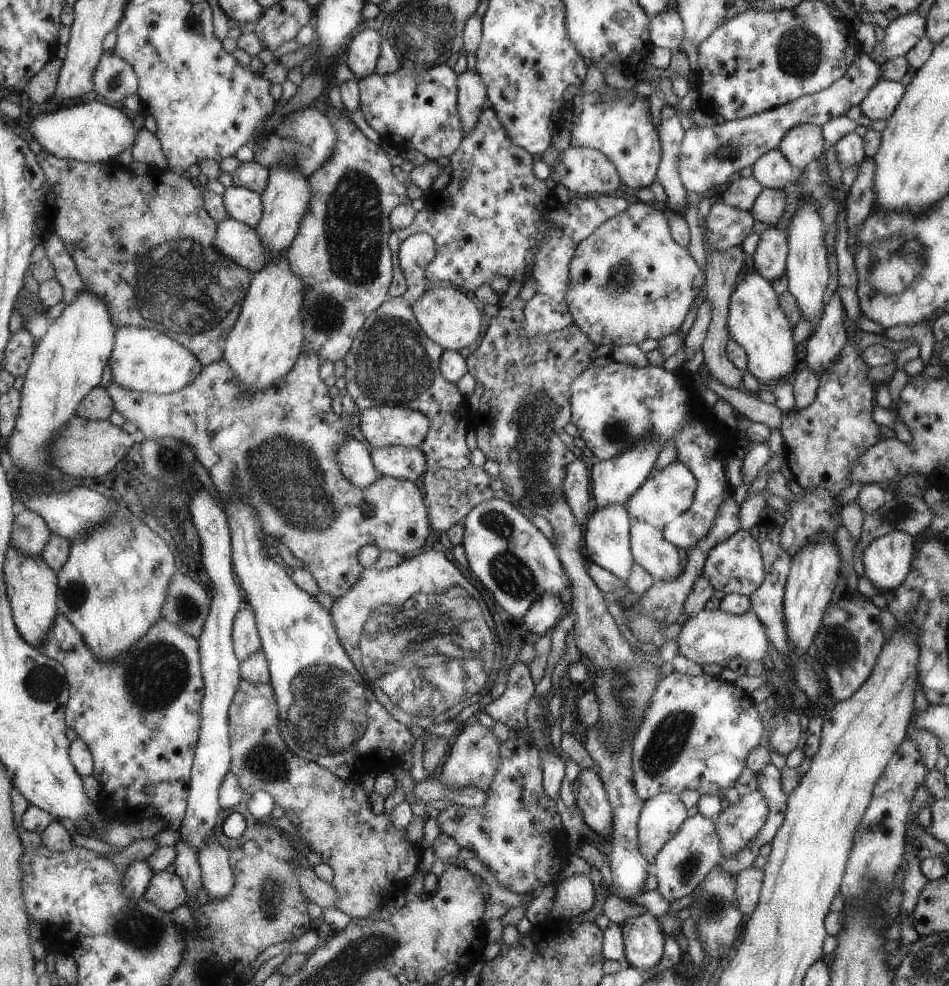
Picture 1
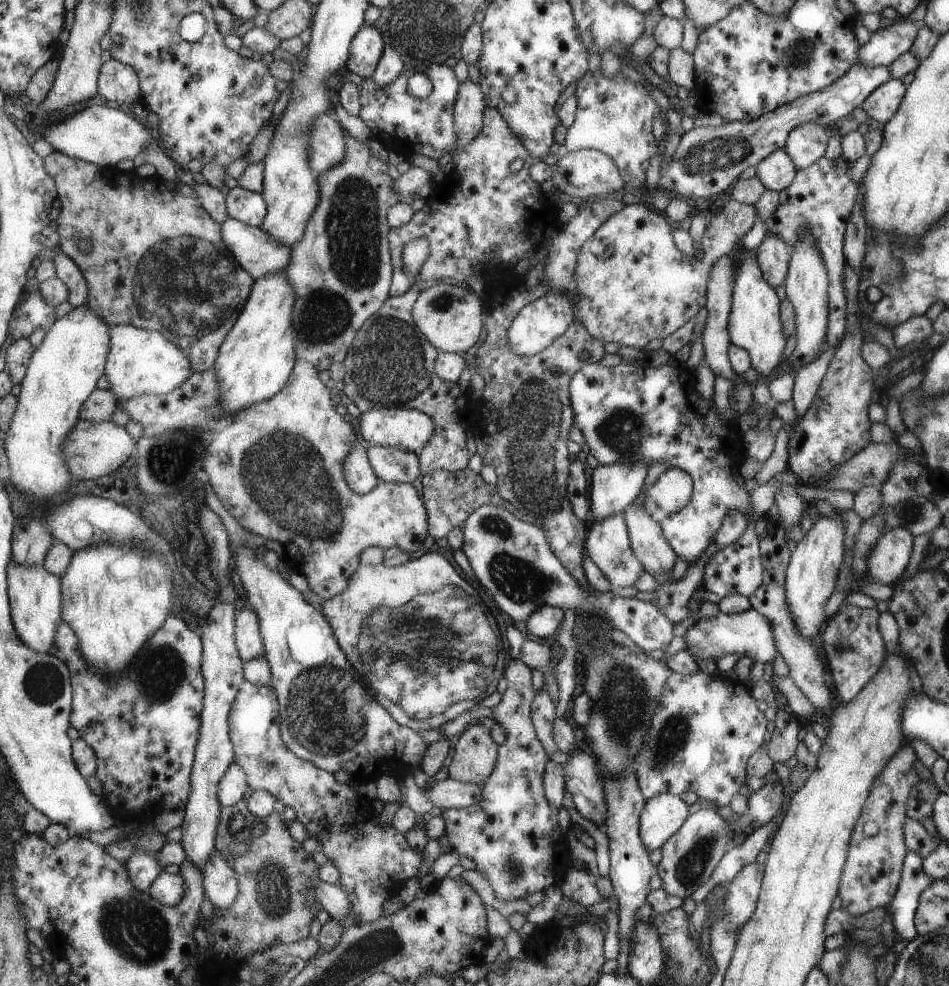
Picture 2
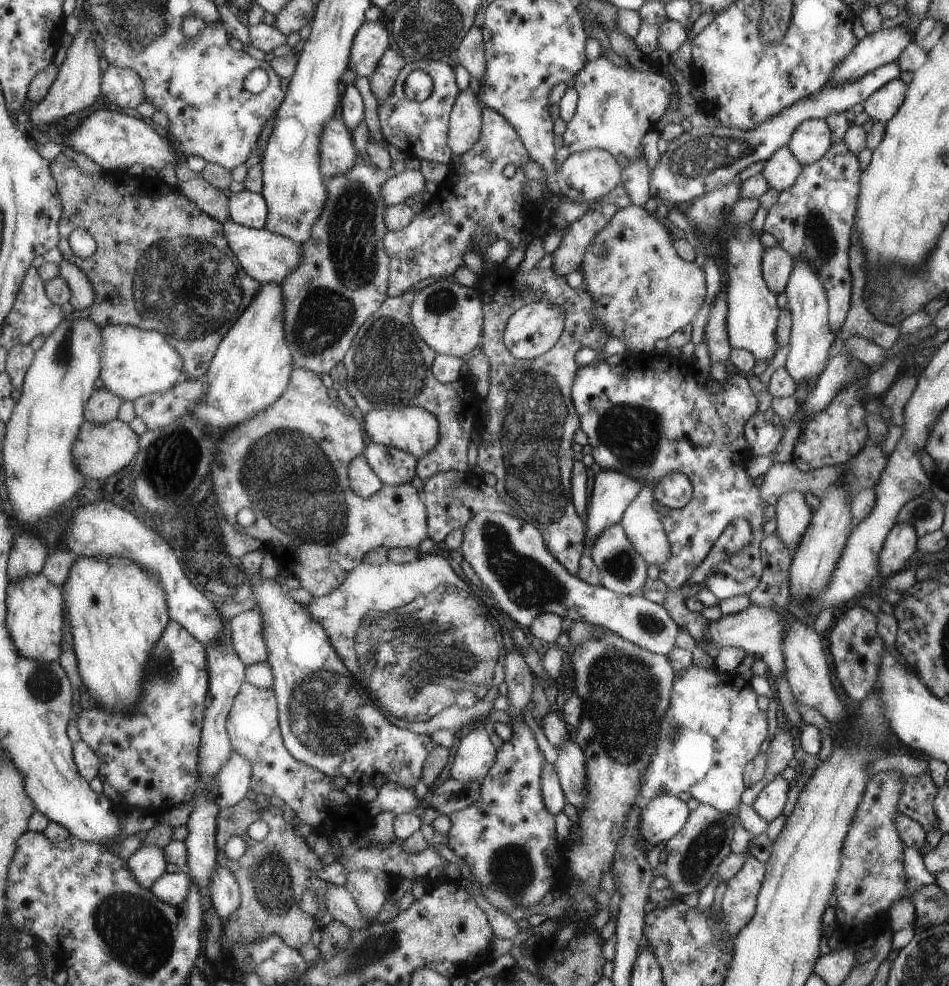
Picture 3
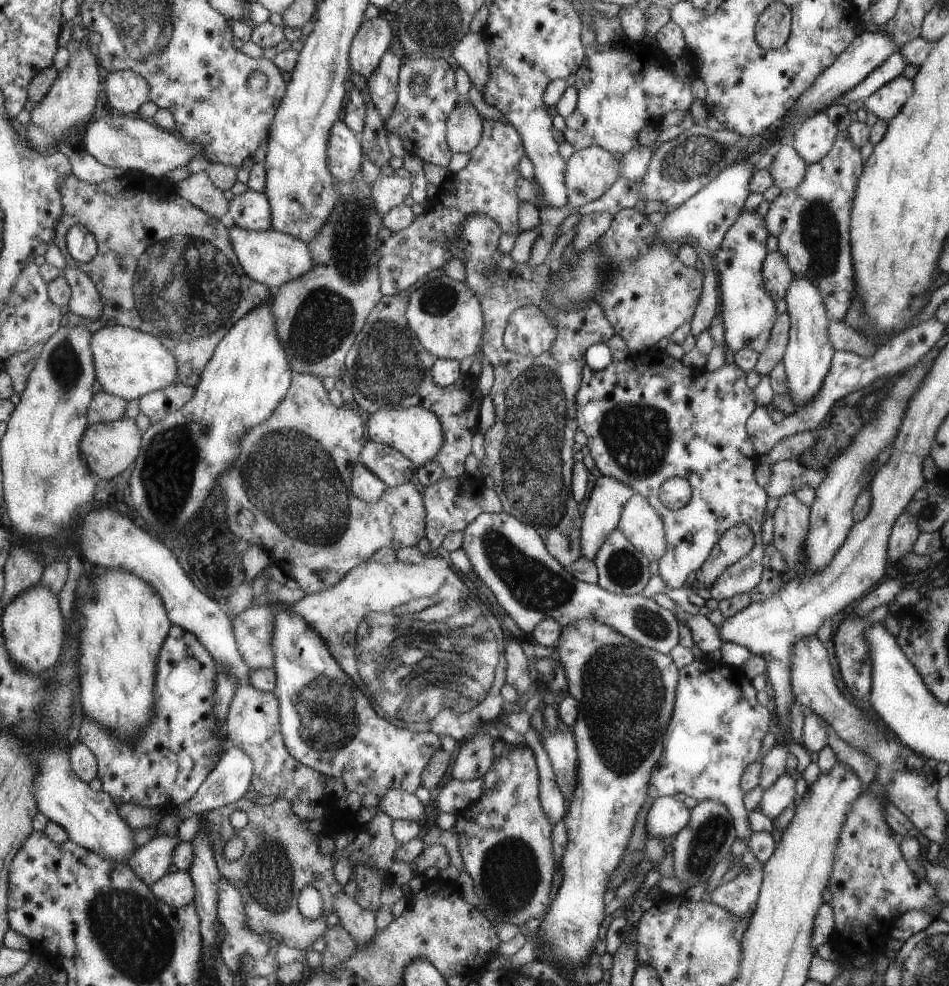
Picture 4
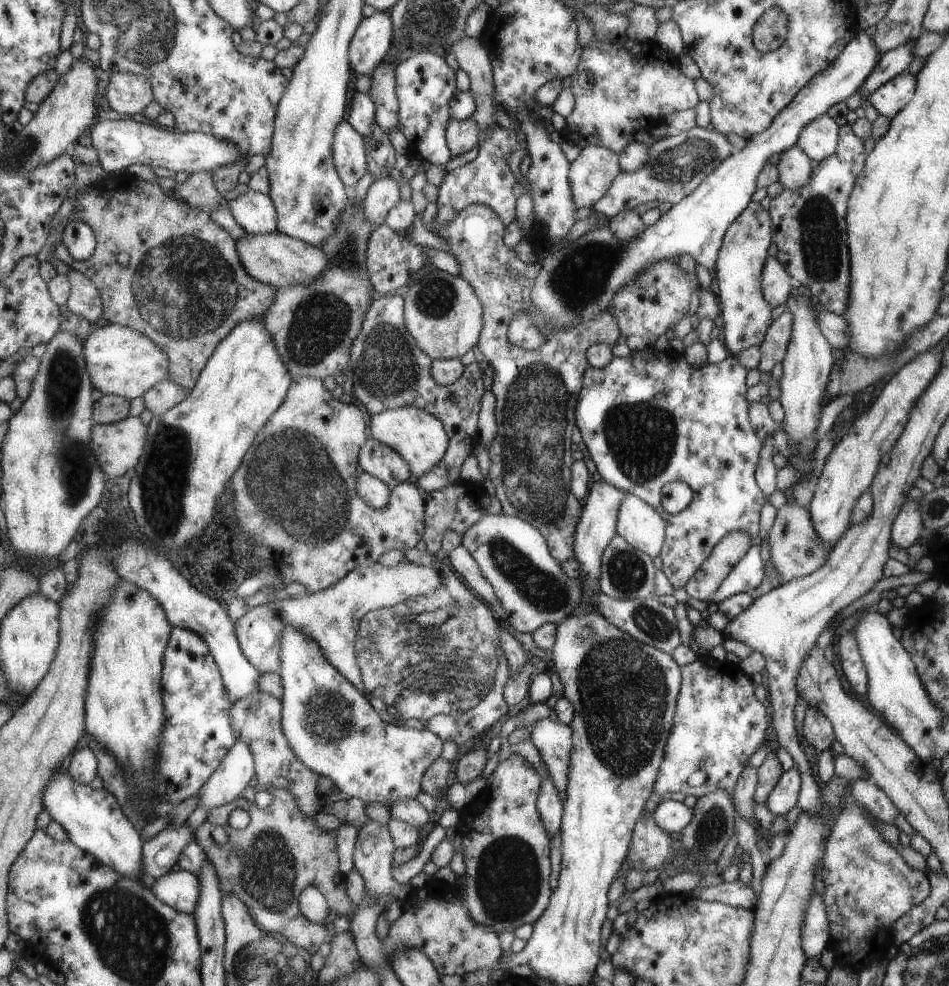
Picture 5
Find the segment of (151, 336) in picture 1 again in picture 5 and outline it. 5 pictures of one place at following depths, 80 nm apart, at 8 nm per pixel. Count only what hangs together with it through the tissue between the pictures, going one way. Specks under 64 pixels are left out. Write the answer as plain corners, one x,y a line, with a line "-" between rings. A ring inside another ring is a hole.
108,325
96,329
84,342
85,362
88,364
89,374
95,389
103,395
118,395
127,398
143,397
153,386
169,379
169,356
149,336
122,325

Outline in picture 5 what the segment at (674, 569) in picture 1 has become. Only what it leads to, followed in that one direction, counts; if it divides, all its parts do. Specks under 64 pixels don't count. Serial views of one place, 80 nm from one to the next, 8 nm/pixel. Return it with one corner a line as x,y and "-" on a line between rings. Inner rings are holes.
625,493
616,521
616,535
621,536
632,548
651,559
660,554
664,543
664,520
659,512
653,510
643,499

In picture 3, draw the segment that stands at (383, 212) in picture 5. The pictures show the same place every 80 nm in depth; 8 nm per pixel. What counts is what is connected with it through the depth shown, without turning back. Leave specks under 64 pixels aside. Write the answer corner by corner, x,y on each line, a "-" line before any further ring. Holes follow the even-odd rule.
406,169
402,173
389,178
382,186
381,192
388,208
404,203
405,200
409,200
415,194
423,194
425,201
427,201
433,198
433,195
426,190
428,181
420,170

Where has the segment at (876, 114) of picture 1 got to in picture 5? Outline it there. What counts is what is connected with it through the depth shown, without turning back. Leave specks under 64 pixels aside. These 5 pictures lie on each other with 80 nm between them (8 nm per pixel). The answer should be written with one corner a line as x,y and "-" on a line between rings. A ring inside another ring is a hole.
907,71
897,74
897,77
891,78
880,89
875,90
867,96
869,104
877,111
891,119
913,99
916,90
916,74

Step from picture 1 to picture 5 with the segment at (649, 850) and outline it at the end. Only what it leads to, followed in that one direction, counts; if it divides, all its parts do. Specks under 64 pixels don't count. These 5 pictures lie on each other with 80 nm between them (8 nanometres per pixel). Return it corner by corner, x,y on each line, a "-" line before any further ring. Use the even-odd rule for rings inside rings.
664,797
655,806
651,816
656,820
657,826
676,838
681,830
691,822
692,810
681,802
674,802

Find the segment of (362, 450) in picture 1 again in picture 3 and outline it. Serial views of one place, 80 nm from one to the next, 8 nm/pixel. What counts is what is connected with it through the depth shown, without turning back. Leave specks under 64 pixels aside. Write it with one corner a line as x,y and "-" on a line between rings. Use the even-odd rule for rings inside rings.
364,453
358,454
349,464
349,478
352,489
365,498
372,497
385,485

